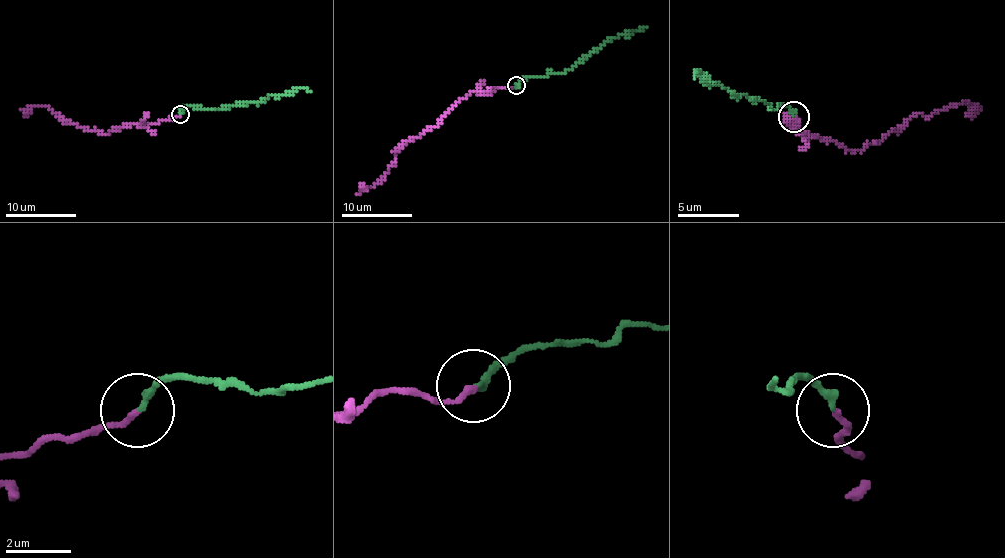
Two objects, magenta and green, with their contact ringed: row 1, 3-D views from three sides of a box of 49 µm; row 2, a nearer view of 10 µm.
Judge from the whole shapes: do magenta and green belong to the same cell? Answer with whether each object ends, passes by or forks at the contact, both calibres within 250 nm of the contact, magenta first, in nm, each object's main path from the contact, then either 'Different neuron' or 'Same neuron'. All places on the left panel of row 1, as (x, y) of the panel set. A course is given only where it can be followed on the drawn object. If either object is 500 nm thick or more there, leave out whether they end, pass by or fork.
At the ring magenta ends. At the ring green ends. Thickness 180 nm (magenta) against 220 nm. Course of magenta: (181, 114), (152, 124), (133, 124), (101, 133), (69, 122), (46, 107), (21, 108). Course of green: (181, 114), (188, 107), (228, 108), (292, 94), (298, 89), (310, 92). Different neuron

